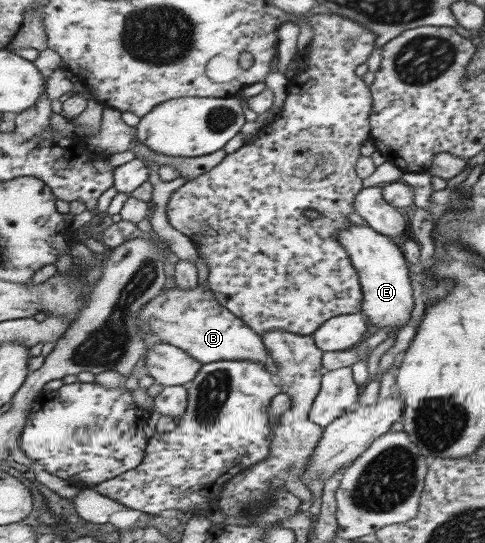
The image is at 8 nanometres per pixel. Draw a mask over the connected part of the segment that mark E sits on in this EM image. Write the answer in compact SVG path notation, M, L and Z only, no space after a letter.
M350 225L339 233L338 240L351 254L352 263L359 272L365 297L363 311L366 318L378 328L394 327L391 334L404 327L413 305L402 247L398 247L390 237L378 233L368 225Z

